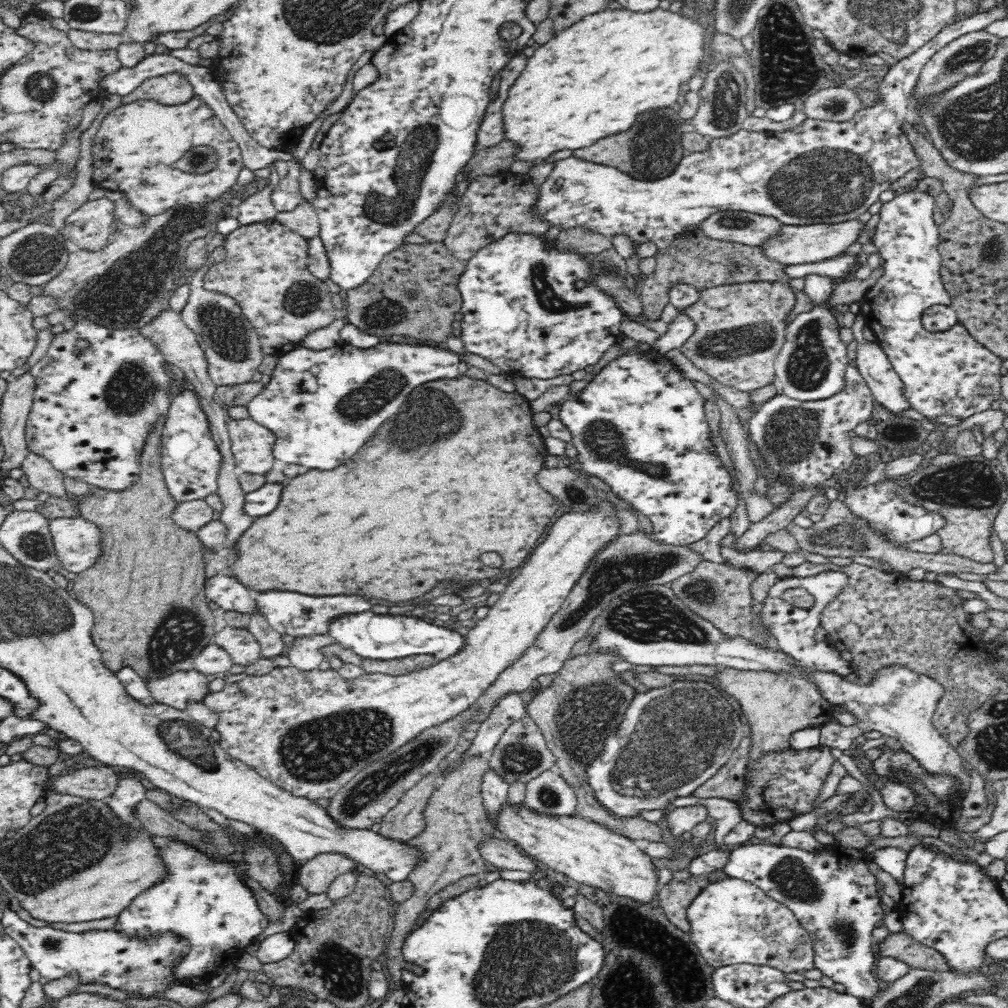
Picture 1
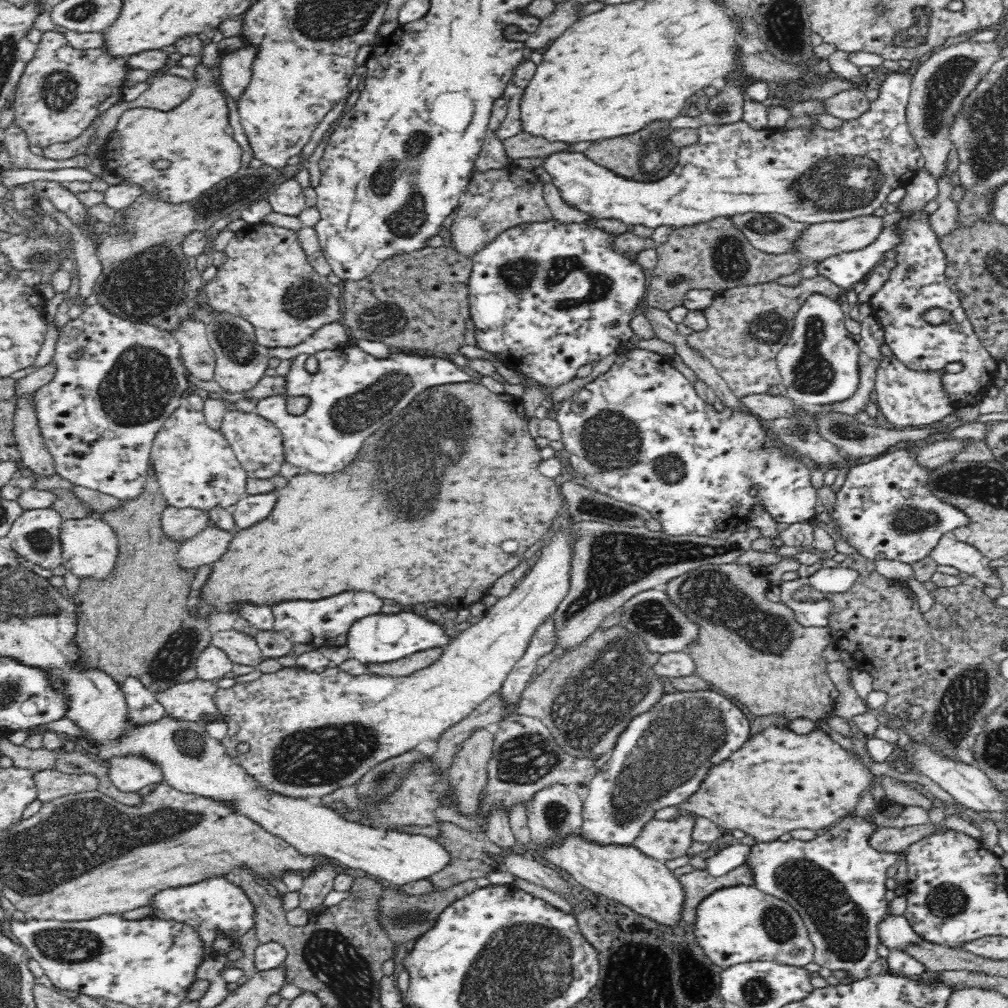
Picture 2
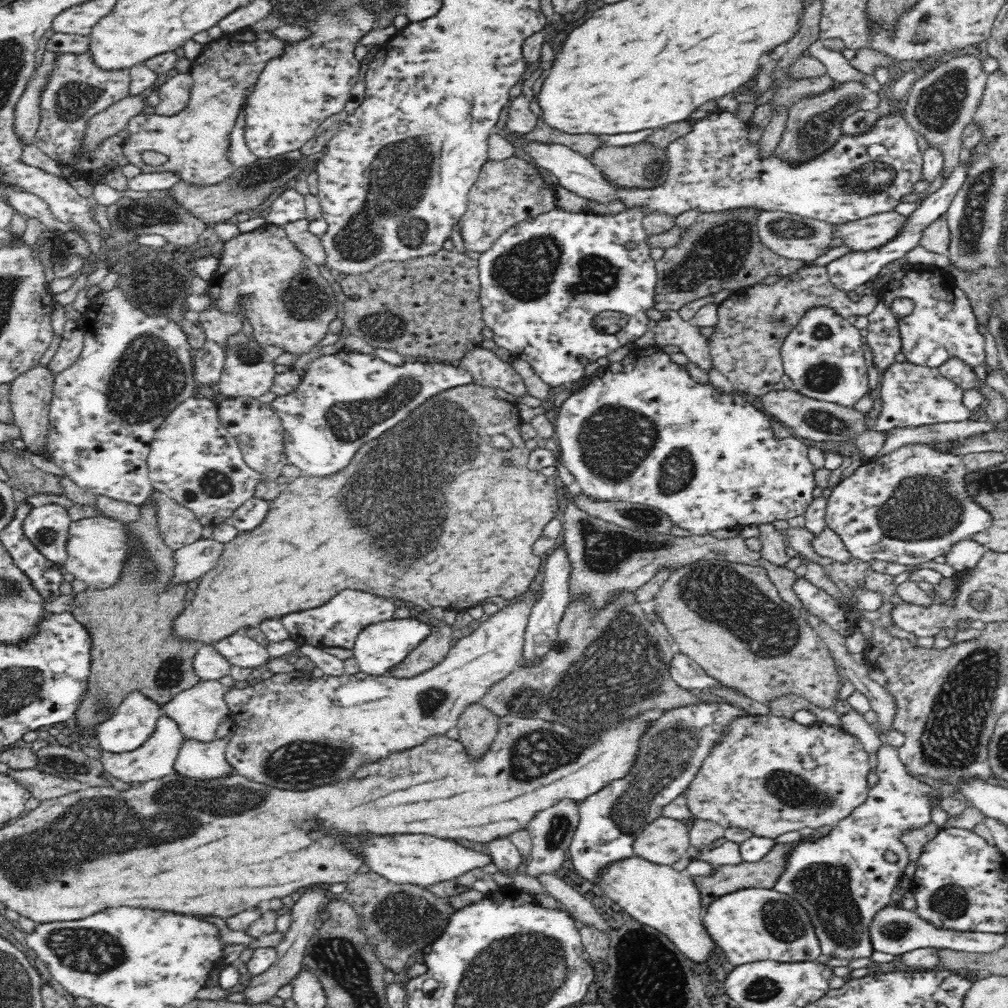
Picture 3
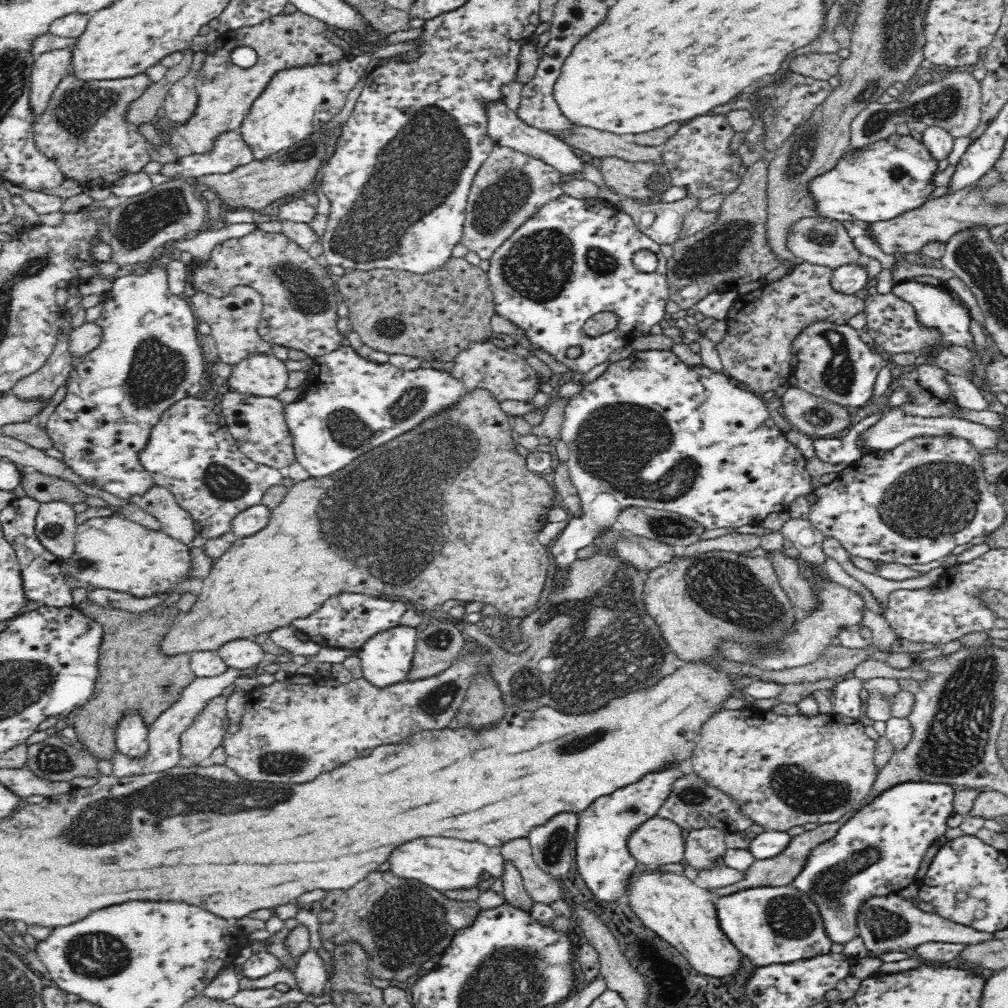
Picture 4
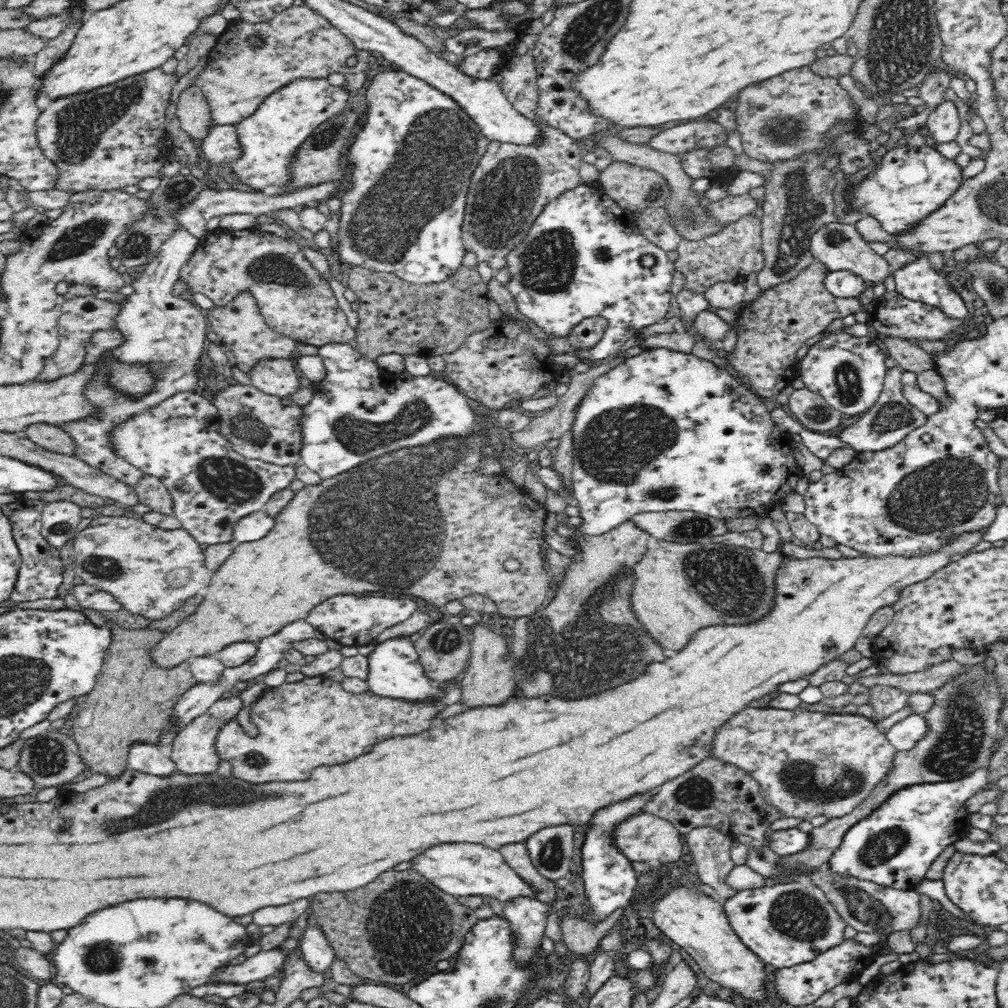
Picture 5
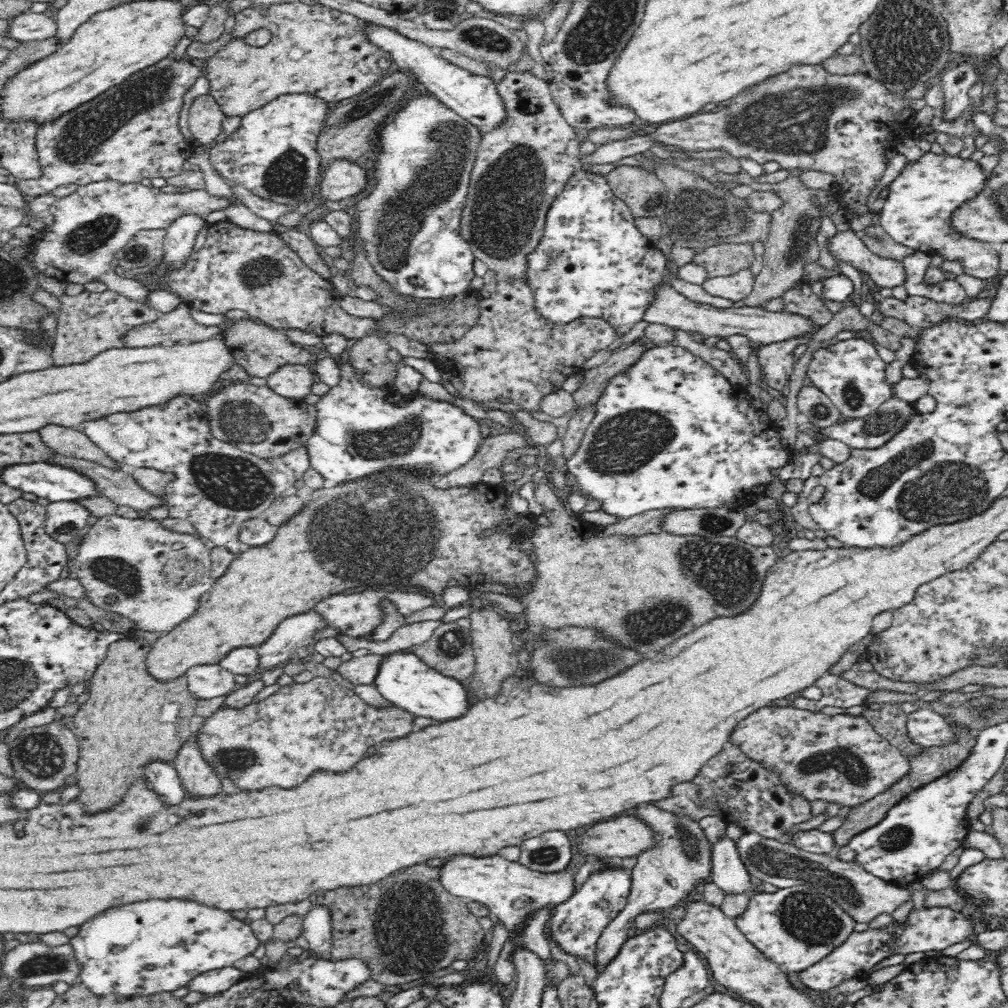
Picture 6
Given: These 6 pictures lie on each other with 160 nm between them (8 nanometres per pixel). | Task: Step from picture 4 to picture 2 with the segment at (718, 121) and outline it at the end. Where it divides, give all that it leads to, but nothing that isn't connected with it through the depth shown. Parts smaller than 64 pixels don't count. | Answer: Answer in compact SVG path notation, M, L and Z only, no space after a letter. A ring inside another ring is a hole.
M903 71L901 73L893 72L892 74L889 74L882 82L878 98L870 102L868 112L864 112L860 118L846 121L846 124L844 124L842 128L836 128L836 130L826 130L823 127L818 128L818 130L801 130L801 128L784 131L770 130L769 128L754 130L742 119L731 123L712 123L699 126L697 128L697 142L679 148L676 166L666 178L662 178L662 180L659 180L658 182L636 182L635 180L618 176L611 170L592 162L592 159L589 159L584 152L553 152L543 158L544 162L542 162L542 167L544 167L544 170L547 170L548 174L553 178L552 182L558 188L566 204L585 212L591 216L591 220L594 218L616 218L630 227L635 224L644 224L652 228L658 228L662 225L676 225L676 228L678 228L697 222L709 221L716 217L732 217L748 212L784 214L792 220L806 222L809 225L821 222L842 222L850 220L851 218L856 218L857 216L872 215L874 210L878 210L878 208L888 200L888 196L890 196L896 188L905 187L908 182L912 180L913 176L916 174L916 168L918 168L916 164L918 164L918 158L921 157L921 150L912 137L906 118L912 72L913 71Z

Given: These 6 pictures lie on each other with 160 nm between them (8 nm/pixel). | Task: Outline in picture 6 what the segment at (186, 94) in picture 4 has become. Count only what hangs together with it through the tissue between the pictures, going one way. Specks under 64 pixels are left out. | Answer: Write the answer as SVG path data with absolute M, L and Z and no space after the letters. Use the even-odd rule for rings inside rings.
M210 95L196 97L189 106L188 126L198 146L212 144L222 137L224 111Z

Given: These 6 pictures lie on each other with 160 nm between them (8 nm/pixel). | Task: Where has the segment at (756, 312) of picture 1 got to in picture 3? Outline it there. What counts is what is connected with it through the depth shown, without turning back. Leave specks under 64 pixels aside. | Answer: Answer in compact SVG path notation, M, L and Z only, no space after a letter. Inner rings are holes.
M804 264L774 284L758 282L738 289L718 306L718 322L708 338L712 365L736 391L759 397L766 395L785 375L781 356L783 343L808 310L829 308L845 319L848 316L867 316L879 298L870 294L856 302L850 300L846 291L832 284L827 265L818 264Z

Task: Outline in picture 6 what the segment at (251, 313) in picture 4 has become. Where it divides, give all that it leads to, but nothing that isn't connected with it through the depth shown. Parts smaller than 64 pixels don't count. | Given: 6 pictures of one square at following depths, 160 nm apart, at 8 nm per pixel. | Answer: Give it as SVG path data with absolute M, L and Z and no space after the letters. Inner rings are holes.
M250 318L230 321L226 324L226 337L224 342L228 348L234 350L237 364L242 367L249 377L268 379L280 368L287 365L311 364L315 356L311 348L303 347L282 333L282 330L273 328L264 323L254 322Z

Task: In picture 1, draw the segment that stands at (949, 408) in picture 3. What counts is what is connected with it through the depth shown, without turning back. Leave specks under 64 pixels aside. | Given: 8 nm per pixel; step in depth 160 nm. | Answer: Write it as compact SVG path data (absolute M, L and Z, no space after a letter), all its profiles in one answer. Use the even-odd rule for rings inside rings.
M856 314L854 324L852 324L852 335L857 343L857 364L859 372L866 380L868 387L872 391L875 398L875 403L882 405L886 411L891 412L894 416L902 419L904 412L912 410L910 400L906 397L906 384L902 381L900 374L896 372L892 362L888 359L888 356L884 353L884 350L879 346L877 342L868 342L864 339L863 328L865 326L865 320L860 314Z

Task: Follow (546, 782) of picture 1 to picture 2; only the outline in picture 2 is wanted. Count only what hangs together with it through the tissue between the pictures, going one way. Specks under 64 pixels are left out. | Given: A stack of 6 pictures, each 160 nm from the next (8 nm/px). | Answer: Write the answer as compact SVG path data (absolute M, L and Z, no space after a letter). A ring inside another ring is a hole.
M556 785L554 788L540 790L526 806L526 817L528 818L528 827L532 834L532 842L540 849L552 849L560 847L564 841L572 836L576 837L581 833L582 801L571 787Z

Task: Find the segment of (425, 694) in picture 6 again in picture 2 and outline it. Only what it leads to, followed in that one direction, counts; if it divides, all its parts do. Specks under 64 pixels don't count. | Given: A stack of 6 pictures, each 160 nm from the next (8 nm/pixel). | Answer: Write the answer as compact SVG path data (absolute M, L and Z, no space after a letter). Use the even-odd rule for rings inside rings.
M400 611L395 614L373 614L362 618L359 622L354 622L354 625L350 626L350 632L346 634L345 644L350 649L351 658L371 667L399 661L419 650L435 646L446 647L450 640L451 638L436 623L416 613Z

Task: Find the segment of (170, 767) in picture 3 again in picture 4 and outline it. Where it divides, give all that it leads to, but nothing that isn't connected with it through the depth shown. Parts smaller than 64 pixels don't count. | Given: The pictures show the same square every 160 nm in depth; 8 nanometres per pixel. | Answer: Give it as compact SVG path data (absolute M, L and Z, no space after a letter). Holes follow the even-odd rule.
M260 663L250 668L232 668L227 667L224 672L209 677L196 677L186 688L182 689L180 698L172 703L158 718L156 722L152 722L148 734L148 754L144 758L130 758L126 754L116 752L114 758L110 760L112 764L112 776L127 777L135 774L144 774L149 772L160 772L170 767L181 764L180 760L180 735L188 728L198 714L202 714L206 710L206 706L218 696L222 696L224 688L230 688L238 678L246 678L246 676L256 677L261 673L264 663Z

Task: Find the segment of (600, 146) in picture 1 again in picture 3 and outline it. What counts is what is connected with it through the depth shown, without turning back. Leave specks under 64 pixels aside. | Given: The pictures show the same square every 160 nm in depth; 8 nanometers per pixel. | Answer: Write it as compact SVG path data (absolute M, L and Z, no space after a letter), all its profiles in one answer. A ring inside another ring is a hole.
M644 142L637 145L598 148L589 156L603 176L619 188L636 190L652 190L662 186L669 174L669 159L665 149L656 150L654 146Z

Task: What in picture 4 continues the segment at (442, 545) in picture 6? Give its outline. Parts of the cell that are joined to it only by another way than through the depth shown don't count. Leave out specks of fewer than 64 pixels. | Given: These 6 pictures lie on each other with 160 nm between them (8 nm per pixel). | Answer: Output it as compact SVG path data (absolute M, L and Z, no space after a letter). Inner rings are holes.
M476 389L464 394L462 401L455 409L448 410L448 413L444 415L430 418L416 430L412 430L376 450L370 450L368 454L356 458L354 462L338 470L335 474L321 478L311 477L309 480L296 482L288 490L282 502L270 510L270 520L260 532L236 539L228 550L214 562L208 576L202 579L203 587L194 605L187 613L181 613L174 622L176 626L172 626L172 630L163 636L159 642L159 651L165 657L175 657L178 654L217 651L221 646L233 640L252 640L255 636L269 634L284 626L292 625L296 620L311 616L323 605L323 602L342 593L365 594L374 597L380 597L383 594L404 596L437 613L446 600L456 598L462 602L490 604L496 608L499 614L505 614L511 618L528 617L538 608L538 602L542 598L542 592L544 592L546 580L548 580L550 558L548 558L547 546L538 542L538 532L548 522L548 512L552 508L555 491L542 475L533 473L527 468L525 457L516 451L516 444L511 437L511 426L511 417L500 409L500 404L494 401L492 395L487 390Z

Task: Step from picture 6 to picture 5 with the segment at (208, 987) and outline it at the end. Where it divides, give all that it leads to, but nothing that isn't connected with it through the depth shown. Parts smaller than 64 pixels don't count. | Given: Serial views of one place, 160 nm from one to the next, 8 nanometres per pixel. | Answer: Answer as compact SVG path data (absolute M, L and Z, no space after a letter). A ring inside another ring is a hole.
M294 950L260 951L238 966L226 965L215 969L209 976L208 983L245 985L250 982L260 982L274 975L290 954L294 954Z

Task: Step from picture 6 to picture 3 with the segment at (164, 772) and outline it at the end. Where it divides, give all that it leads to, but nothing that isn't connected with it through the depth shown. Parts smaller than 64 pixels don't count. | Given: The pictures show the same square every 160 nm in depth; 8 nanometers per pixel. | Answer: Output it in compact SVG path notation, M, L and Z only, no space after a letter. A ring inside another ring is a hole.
M130 693L112 718L98 726L98 744L102 750L113 753L139 749L150 738L161 714L162 708L142 693Z

